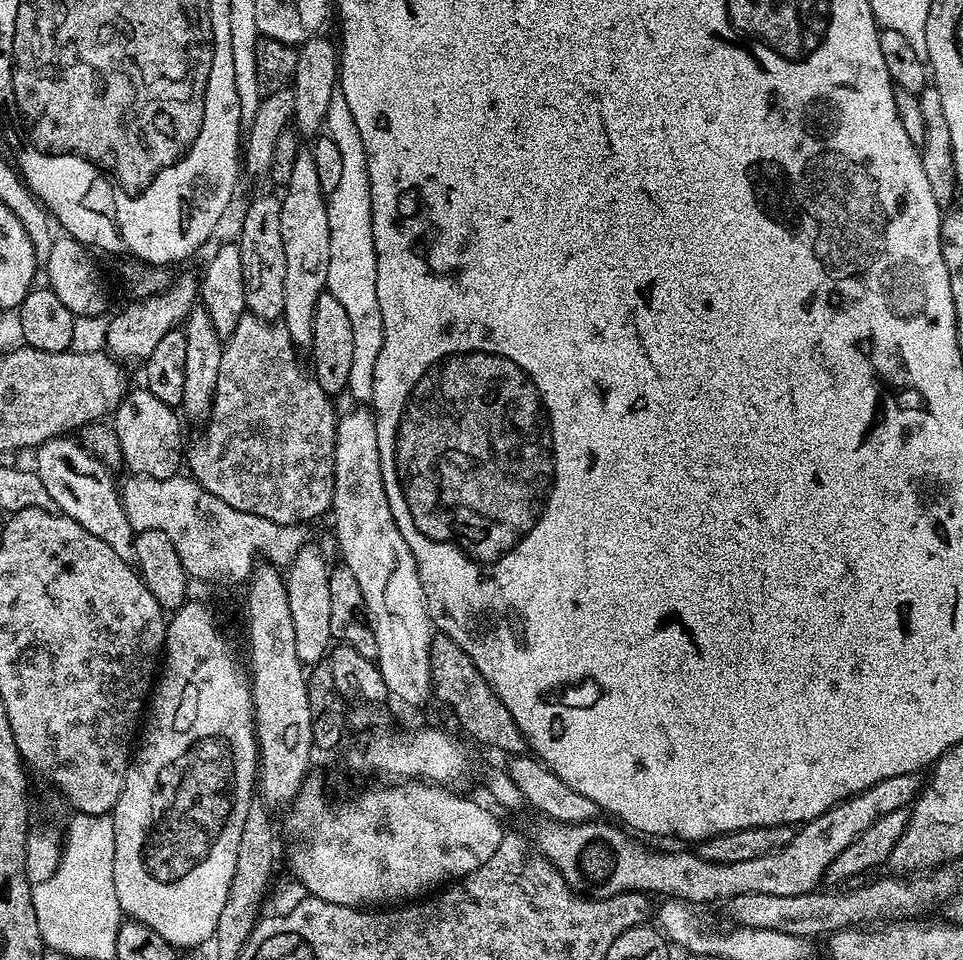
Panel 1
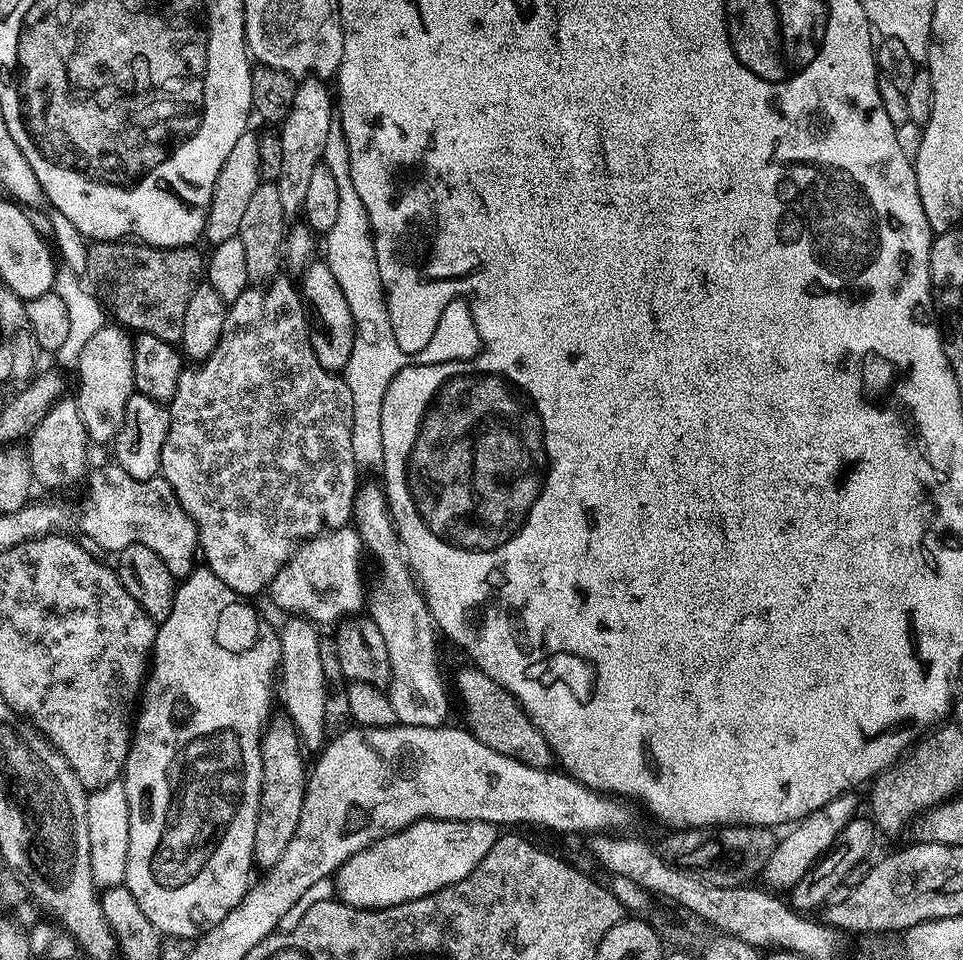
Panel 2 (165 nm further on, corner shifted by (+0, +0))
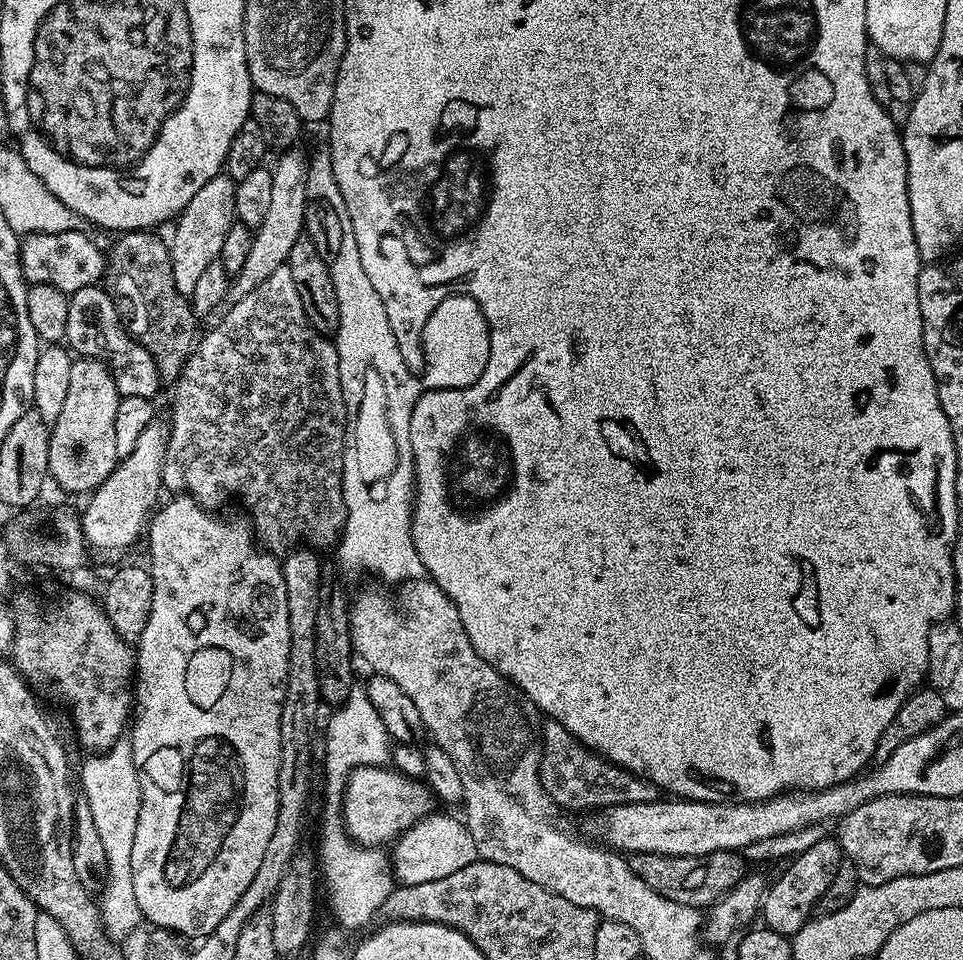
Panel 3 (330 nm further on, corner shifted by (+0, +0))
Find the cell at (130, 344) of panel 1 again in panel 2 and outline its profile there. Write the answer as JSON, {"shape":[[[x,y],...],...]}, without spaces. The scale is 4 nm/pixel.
{"shape":[[[103,326],[82,349],[78,358],[75,375],[80,375],[80,389],[74,399],[88,439],[93,445],[115,441],[126,414],[126,402],[134,395],[134,347],[131,339],[123,336],[119,327]]]}

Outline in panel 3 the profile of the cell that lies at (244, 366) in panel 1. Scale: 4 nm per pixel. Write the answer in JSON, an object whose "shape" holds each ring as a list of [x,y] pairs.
{"shape":[[[286,266],[274,270],[270,278],[266,278],[254,290],[250,290],[241,300],[235,301],[231,307],[232,309],[225,314],[220,325],[212,329],[204,338],[202,336],[199,339],[194,351],[185,361],[180,376],[175,380],[172,388],[174,389],[172,420],[170,419],[168,441],[164,451],[163,487],[173,488],[171,491],[176,494],[185,492],[209,510],[216,510],[223,500],[237,496],[244,503],[245,510],[252,515],[251,531],[255,539],[273,553],[280,554],[303,544],[316,550],[328,548],[331,544],[333,547],[344,530],[346,513],[342,498],[342,478],[344,477],[346,433],[350,428],[346,389],[340,384],[335,343],[325,333],[314,330],[314,326],[310,326],[310,318],[306,318],[306,310],[302,310],[302,298],[298,298],[298,290],[294,286],[294,277],[290,275],[290,270]]]}

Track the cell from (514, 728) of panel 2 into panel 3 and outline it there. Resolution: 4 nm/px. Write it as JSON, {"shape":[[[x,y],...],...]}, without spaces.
{"shape":[[[548,720],[548,752],[540,758],[540,781],[549,801],[573,804],[576,808],[599,810],[612,804],[637,804],[657,799],[655,784],[645,782],[640,776],[627,772],[618,764],[611,764],[603,756],[587,748],[581,740],[574,738],[566,726],[557,720]]]}

